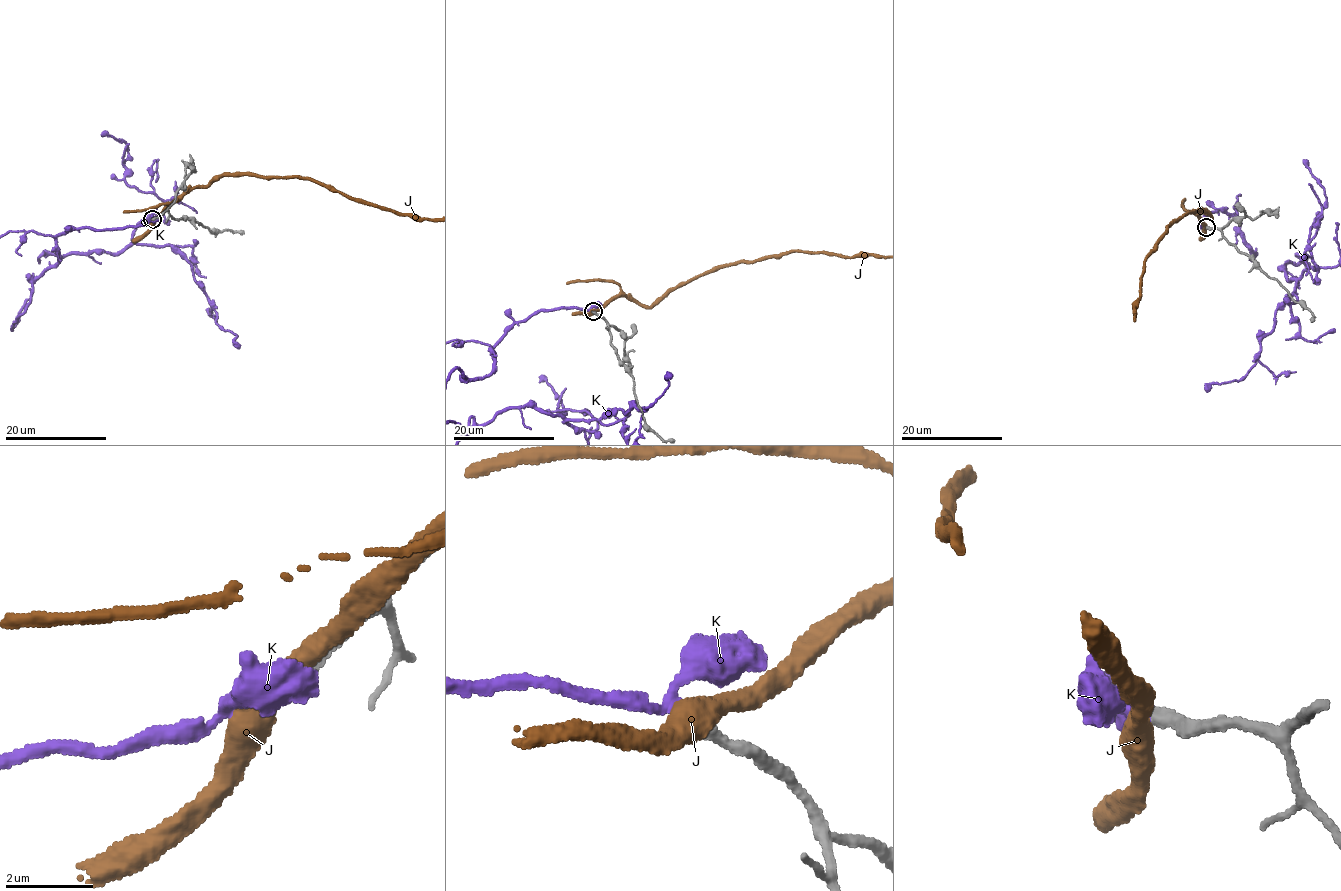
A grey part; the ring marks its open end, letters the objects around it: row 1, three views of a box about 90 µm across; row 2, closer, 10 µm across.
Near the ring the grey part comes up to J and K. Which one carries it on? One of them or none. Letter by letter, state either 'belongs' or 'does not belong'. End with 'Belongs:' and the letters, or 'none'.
J: does not belong
K: belongs
Belongs: K

